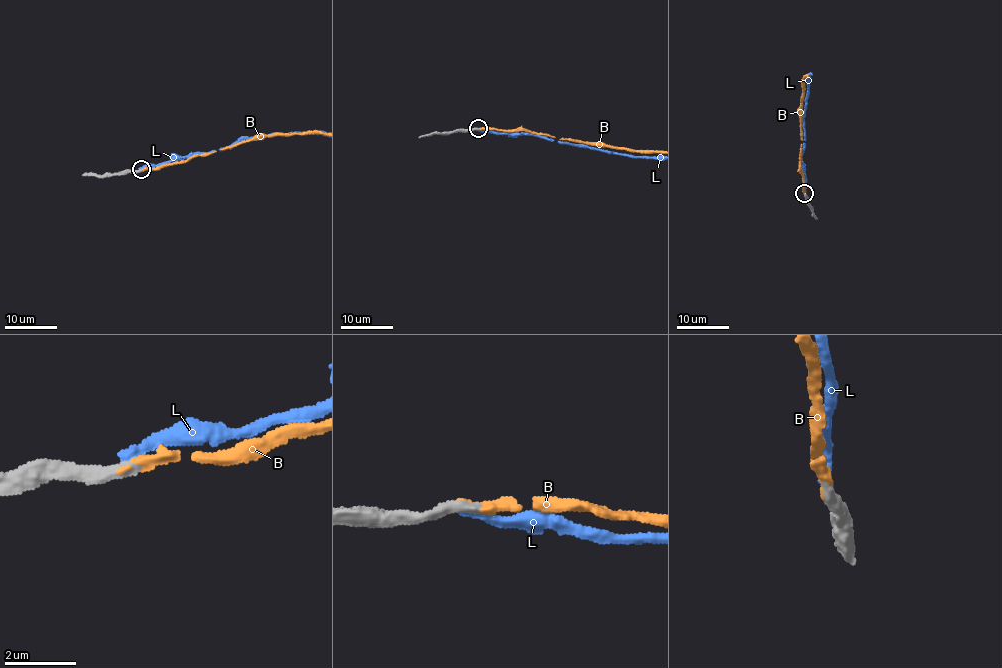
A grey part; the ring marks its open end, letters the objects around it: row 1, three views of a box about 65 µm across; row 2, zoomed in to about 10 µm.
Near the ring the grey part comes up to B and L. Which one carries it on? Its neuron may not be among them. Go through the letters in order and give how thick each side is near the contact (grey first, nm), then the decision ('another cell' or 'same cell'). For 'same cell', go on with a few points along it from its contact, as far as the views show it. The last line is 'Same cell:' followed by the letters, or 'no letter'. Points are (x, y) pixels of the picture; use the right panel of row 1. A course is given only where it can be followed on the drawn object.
B: calibres 400 and 240 nm; same cell
L: calibres 360 and 300 nm; another cell
Same cell: B

